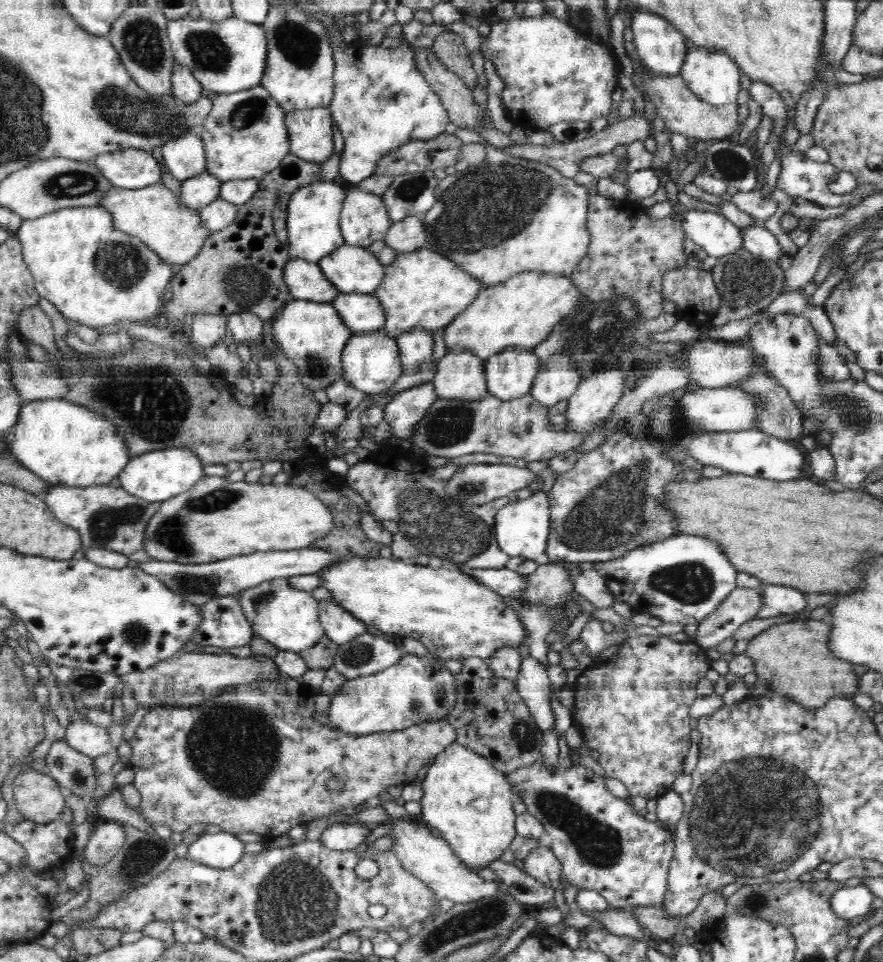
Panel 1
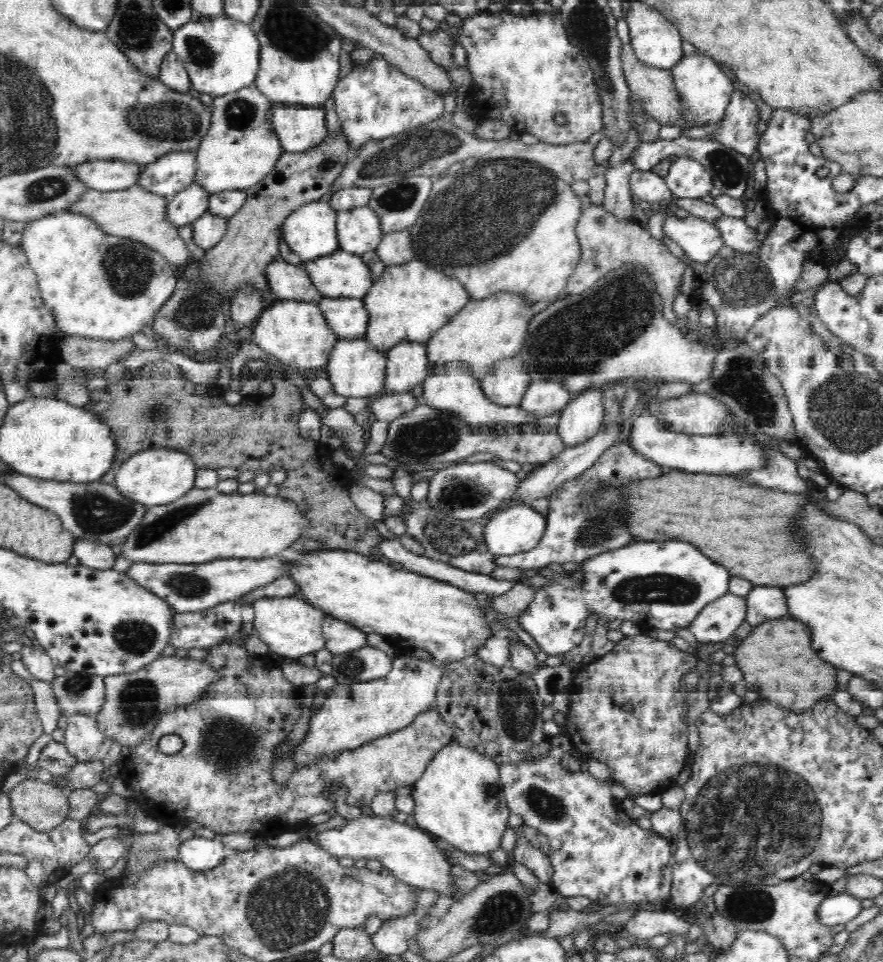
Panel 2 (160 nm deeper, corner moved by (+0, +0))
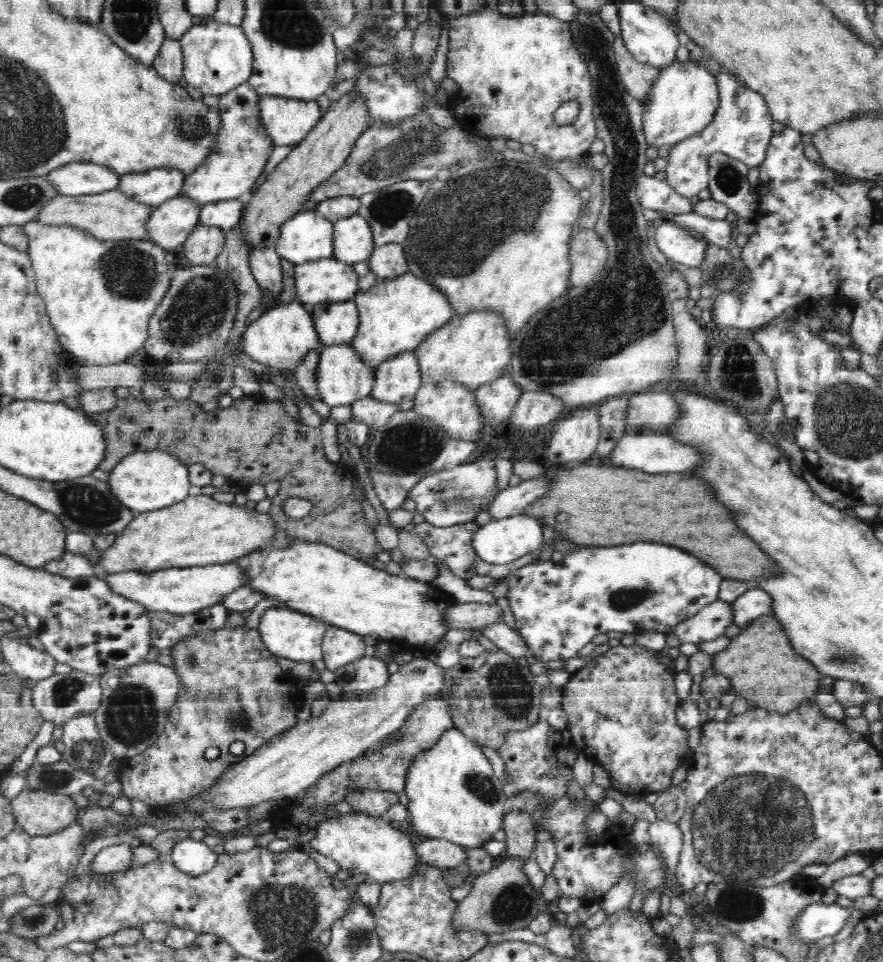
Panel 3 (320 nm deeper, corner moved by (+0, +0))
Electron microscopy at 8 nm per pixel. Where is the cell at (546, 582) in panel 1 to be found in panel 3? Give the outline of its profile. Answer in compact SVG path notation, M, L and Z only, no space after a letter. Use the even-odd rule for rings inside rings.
M456 603L447 612L448 628L454 630L479 629L483 626L502 621L502 611L497 604Z

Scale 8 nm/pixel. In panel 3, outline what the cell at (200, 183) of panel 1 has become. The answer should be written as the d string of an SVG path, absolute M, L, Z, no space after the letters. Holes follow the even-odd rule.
M179 195L155 207L147 220L148 237L164 251L184 245L199 224L201 205L187 196Z

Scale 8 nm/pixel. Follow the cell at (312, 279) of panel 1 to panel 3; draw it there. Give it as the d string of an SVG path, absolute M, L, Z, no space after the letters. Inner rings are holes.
M259 248L259 250L252 251L249 262L250 271L259 287L278 296L282 290L284 274L282 273L281 259L275 248Z

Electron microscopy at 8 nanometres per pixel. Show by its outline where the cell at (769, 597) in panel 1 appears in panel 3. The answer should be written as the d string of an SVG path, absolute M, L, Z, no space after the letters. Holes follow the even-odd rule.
M750 585L745 593L731 602L733 623L741 628L759 616L771 614L772 597L760 587Z

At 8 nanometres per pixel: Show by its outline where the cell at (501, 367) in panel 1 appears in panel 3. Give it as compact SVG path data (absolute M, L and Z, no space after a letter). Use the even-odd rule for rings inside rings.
M502 372L497 380L484 384L474 391L476 404L486 417L487 426L491 432L494 433L501 425L508 423L522 394L519 387L516 385L515 378Z

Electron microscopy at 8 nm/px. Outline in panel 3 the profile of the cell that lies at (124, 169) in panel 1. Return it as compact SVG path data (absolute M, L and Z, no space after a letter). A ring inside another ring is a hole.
M76 162L50 171L47 179L60 196L80 196L114 190L122 175L103 164Z

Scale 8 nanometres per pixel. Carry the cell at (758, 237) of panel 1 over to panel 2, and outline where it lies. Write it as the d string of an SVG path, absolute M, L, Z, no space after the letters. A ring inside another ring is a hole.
M722 216L711 223L719 226L724 245L744 253L757 253L760 250L762 242L757 240L759 230L749 228L744 218Z

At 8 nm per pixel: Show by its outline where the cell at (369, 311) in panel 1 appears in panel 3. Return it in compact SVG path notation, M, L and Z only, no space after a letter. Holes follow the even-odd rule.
M354 300L323 301L311 307L316 332L323 346L349 343L359 329L358 306Z

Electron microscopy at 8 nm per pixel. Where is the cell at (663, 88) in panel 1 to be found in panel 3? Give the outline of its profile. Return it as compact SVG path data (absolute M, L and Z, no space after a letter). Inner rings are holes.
M616 36L613 42L615 52L615 67L620 73L622 84L626 87L628 94L637 98L640 102L647 102L654 80L658 78L661 69L644 64L635 59L626 48L621 36Z

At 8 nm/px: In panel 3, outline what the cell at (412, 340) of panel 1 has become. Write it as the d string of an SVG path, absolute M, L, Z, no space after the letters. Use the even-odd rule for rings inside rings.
M413 351L389 357L376 369L371 397L390 404L413 399L421 387L420 364Z

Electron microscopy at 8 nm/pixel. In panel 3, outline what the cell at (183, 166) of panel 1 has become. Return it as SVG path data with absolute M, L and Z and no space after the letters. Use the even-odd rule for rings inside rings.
M152 168L144 172L123 174L117 189L140 204L157 207L179 196L185 179L186 173L178 168Z

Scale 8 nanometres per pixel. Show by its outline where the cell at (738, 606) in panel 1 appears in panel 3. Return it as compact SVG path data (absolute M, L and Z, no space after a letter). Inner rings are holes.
M723 600L712 601L704 605L694 616L680 622L680 624L666 633L676 636L681 643L694 642L699 644L724 636L727 626L733 623L733 610L730 602Z

